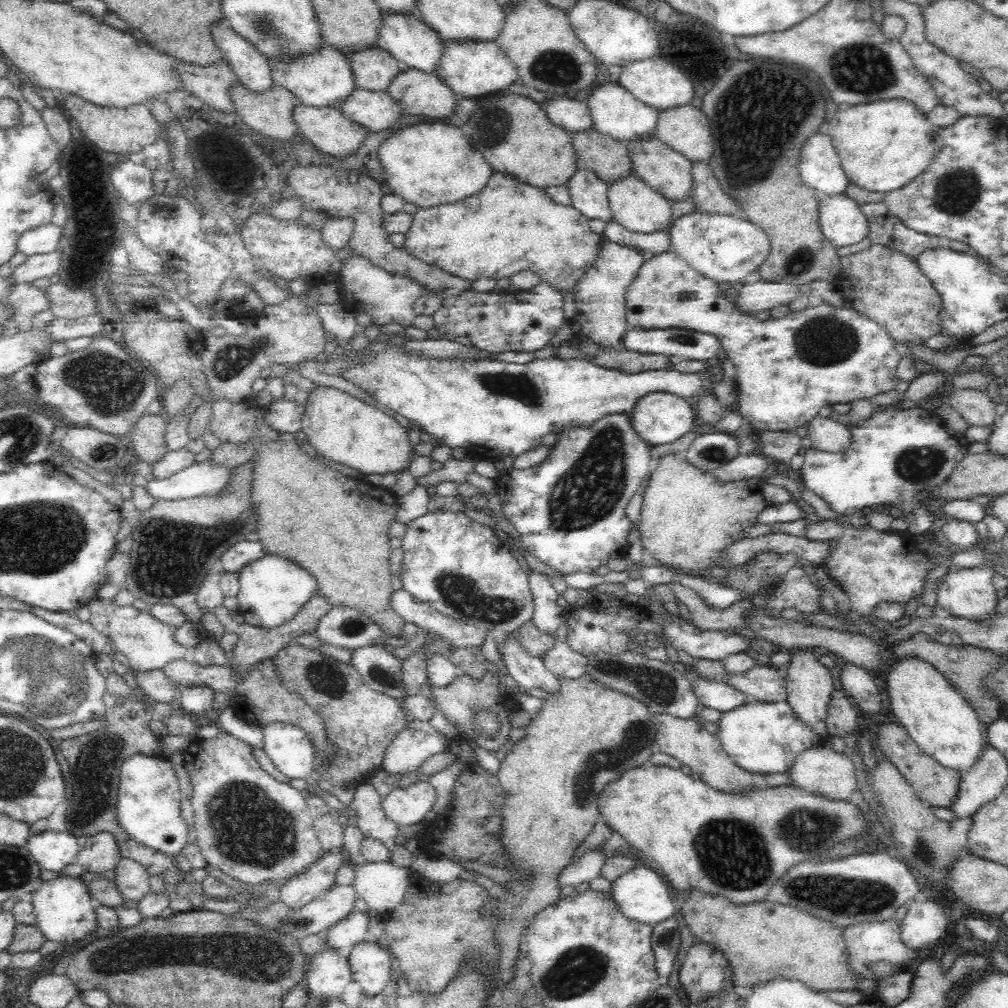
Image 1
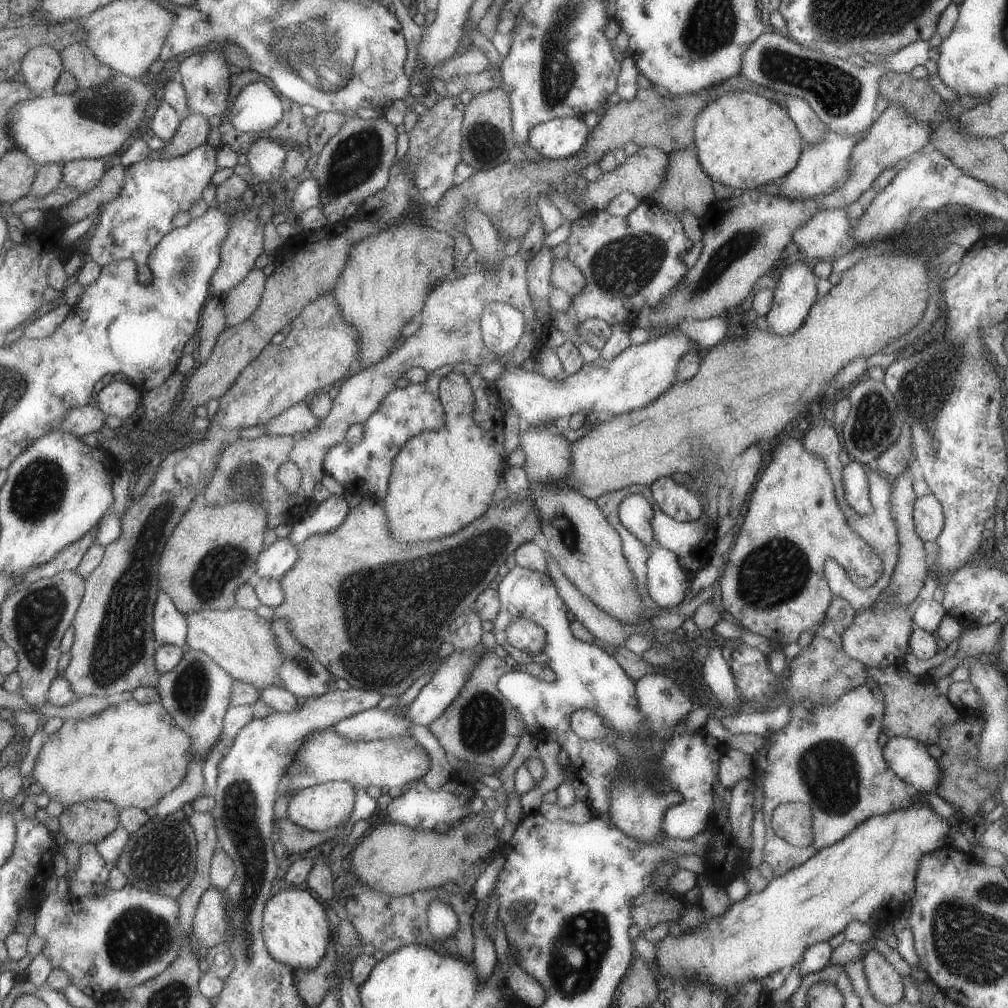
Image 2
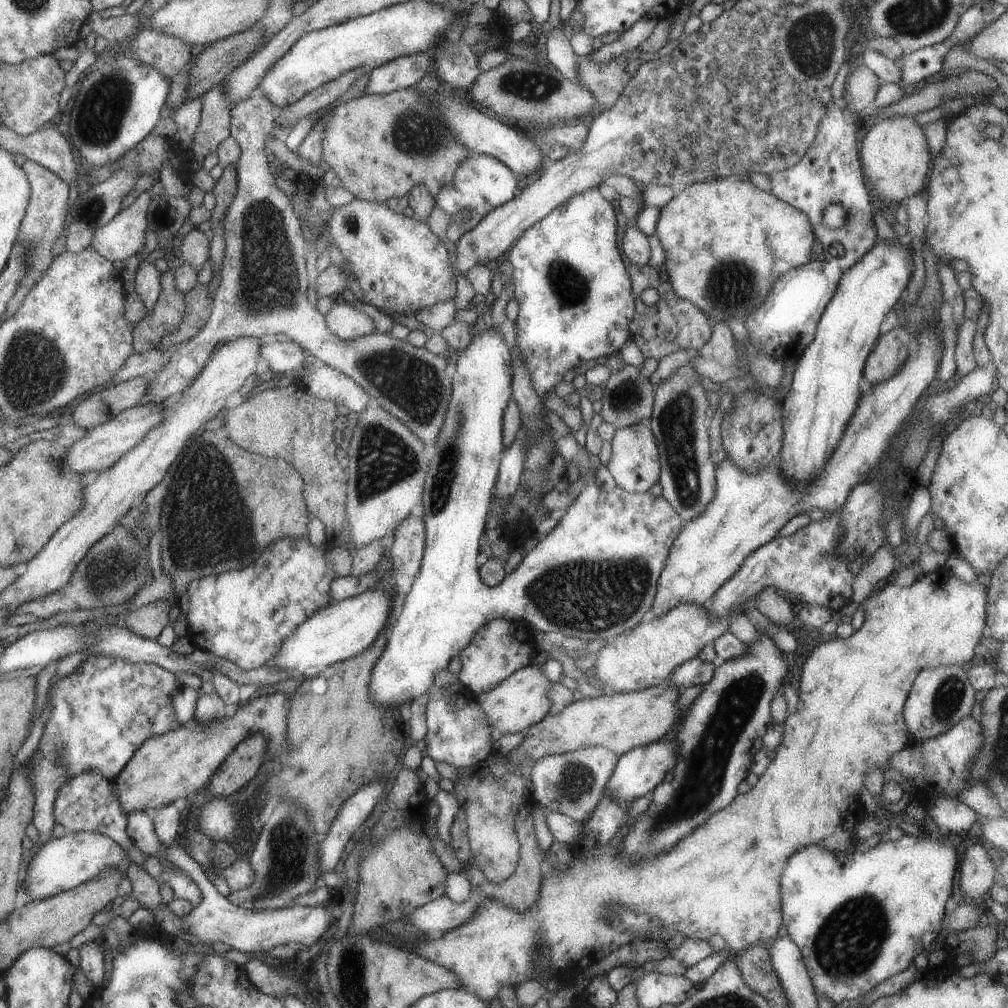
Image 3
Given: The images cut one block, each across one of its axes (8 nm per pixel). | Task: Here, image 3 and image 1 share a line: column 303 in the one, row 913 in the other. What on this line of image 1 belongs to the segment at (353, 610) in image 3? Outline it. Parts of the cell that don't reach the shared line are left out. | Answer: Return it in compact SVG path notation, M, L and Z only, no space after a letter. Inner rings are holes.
M636 865L632 870L616 878L611 884L611 897L617 909L628 919L640 924L655 925L674 916L676 909L671 899L670 888L656 870Z

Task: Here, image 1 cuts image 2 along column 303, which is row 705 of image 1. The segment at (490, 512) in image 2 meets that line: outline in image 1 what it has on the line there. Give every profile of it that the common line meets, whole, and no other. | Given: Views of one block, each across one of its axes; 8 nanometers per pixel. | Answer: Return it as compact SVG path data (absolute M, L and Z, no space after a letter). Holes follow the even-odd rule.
M587 673L578 676L578 678L558 677L556 683L559 684L557 693L548 693L547 697L542 700L543 703L541 704L541 707L537 710L535 716L532 717L532 720L524 727L523 738L514 744L512 750L504 754L504 759L500 761L500 767L498 770L495 770L495 775L499 778L500 784L506 789L506 793L508 793L502 816L502 841L508 846L506 852L508 852L508 856L512 856L512 858L516 860L520 872L535 872L535 879L531 883L526 883L525 885L522 885L522 883L506 885L506 887L512 888L513 892L509 893L501 890L495 891L498 893L498 895L496 895L496 900L484 904L484 908L482 908L482 913L486 913L486 915L490 911L498 909L498 915L500 915L500 919L502 919L502 922L500 922L498 928L496 928L496 942L500 942L500 966L502 966L502 968L498 968L498 970L500 970L502 974L500 974L500 978L496 979L500 981L504 980L504 983L513 974L515 956L523 946L525 928L529 925L529 922L534 916L536 916L543 908L556 902L556 898L560 892L557 881L558 873L564 866L573 860L571 858L572 851L583 842L586 836L588 836L587 834L590 832L596 819L600 818L598 807L596 807L596 799L598 798L600 791L604 788L606 783L617 780L622 774L622 770L625 771L633 766L648 764L650 756L652 756L652 752L654 752L654 746L656 746L656 725L654 725L654 721L652 721L654 713L648 708L648 705L640 701L640 699L628 693L624 693L624 691L612 689L612 687L608 687L604 685L604 683L596 681Z

